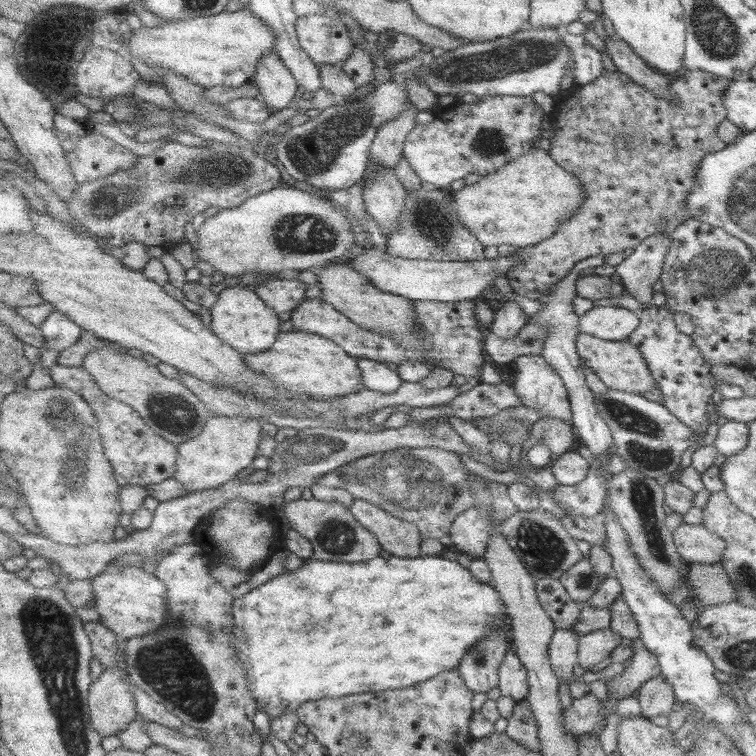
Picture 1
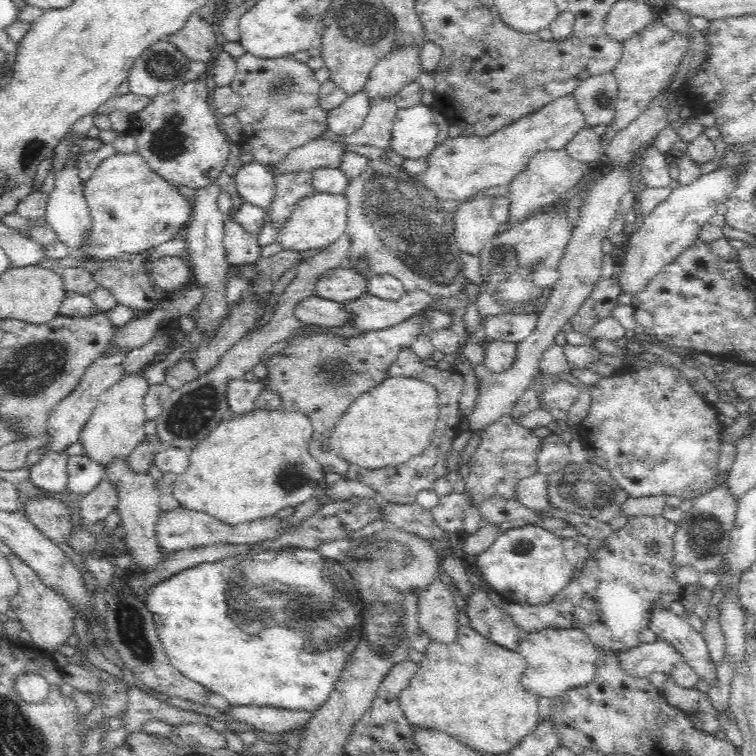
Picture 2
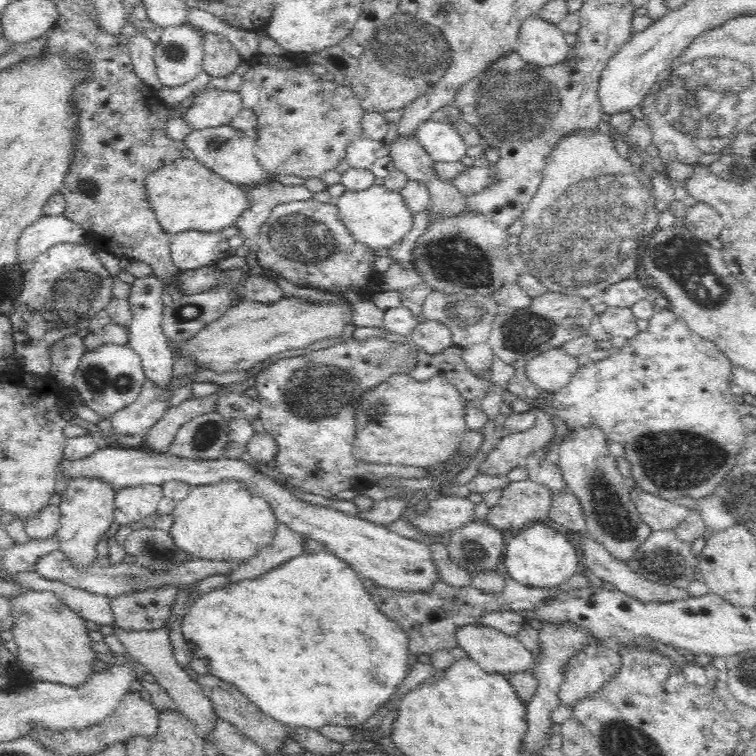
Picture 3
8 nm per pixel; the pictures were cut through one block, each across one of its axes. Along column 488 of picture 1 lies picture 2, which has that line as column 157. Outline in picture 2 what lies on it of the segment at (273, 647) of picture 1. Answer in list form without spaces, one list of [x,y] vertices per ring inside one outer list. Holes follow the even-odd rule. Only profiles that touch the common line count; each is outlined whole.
[[[286,547],[277,550],[269,549],[261,552],[254,550],[252,554],[223,558],[216,562],[200,562],[200,564],[196,564],[196,566],[192,566],[192,568],[187,568],[186,570],[181,570],[170,576],[170,578],[163,580],[160,584],[153,586],[144,597],[144,605],[146,605],[148,612],[152,615],[156,634],[165,648],[170,664],[176,668],[180,674],[184,675],[187,679],[202,684],[202,686],[205,686],[211,693],[223,696],[236,706],[268,705],[290,710],[315,711],[318,706],[324,704],[325,700],[328,700],[328,697],[333,691],[333,687],[342,674],[348,654],[356,649],[355,647],[360,641],[363,621],[360,617],[362,615],[363,606],[362,594],[360,594],[356,588],[350,573],[348,573],[341,563],[332,560],[332,558],[322,556],[317,550],[299,549],[296,547]],[[256,620],[260,620],[262,626],[270,626],[270,628],[264,628],[259,634],[256,634]]]

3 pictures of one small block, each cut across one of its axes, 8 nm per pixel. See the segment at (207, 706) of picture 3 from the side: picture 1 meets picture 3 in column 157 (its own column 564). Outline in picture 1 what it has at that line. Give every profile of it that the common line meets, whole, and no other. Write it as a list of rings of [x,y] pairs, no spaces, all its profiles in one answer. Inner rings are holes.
[[[556,629],[550,647],[550,659],[561,683],[570,683],[578,679],[576,668],[580,666],[580,634],[576,630]]]

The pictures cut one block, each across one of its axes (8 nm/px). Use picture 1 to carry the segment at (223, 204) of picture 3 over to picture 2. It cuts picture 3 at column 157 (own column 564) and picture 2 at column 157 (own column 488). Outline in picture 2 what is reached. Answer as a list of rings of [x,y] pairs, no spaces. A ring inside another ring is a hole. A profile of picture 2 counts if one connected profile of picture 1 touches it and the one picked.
[[[116,153],[104,159],[83,184],[83,195],[87,204],[87,226],[82,232],[82,242],[70,249],[84,262],[98,262],[97,266],[116,258],[156,248],[173,237],[183,234],[189,220],[189,203],[175,188],[175,184],[163,180],[155,172],[150,171],[138,153]]]

